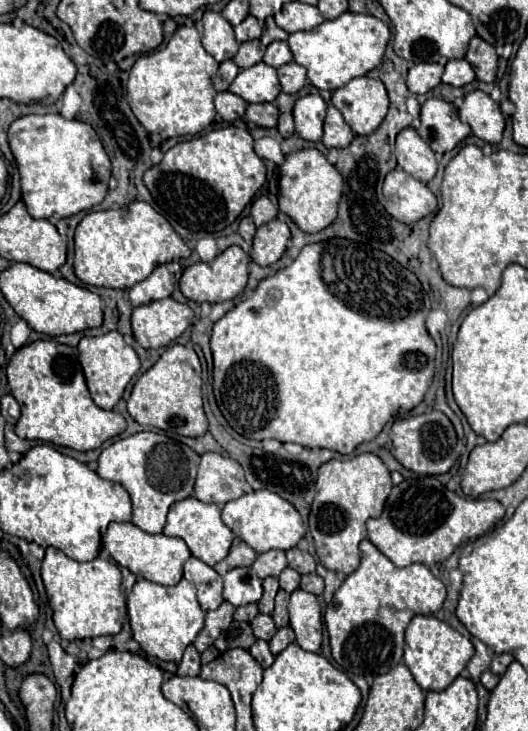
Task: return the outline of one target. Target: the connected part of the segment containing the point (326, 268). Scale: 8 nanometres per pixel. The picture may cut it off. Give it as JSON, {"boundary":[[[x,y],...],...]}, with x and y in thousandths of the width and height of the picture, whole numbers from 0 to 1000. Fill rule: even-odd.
{"boundary":[[[621,327],[610,332],[580,335],[549,365],[530,368],[523,376],[496,382],[470,409],[451,415],[439,425],[432,425],[417,439],[405,442],[398,476],[405,498],[403,538],[409,540],[409,551],[420,568],[428,570],[432,581],[458,598],[492,601],[492,603],[527,601],[534,606],[549,603],[587,614],[610,611],[640,617],[648,622],[667,622],[682,606],[705,603],[746,568],[780,562],[803,546],[822,516],[822,486],[826,486],[826,472],[803,447],[811,425],[814,425],[814,409],[803,401],[788,376],[769,365],[761,365],[754,357],[746,357],[739,349],[659,327]]]}

